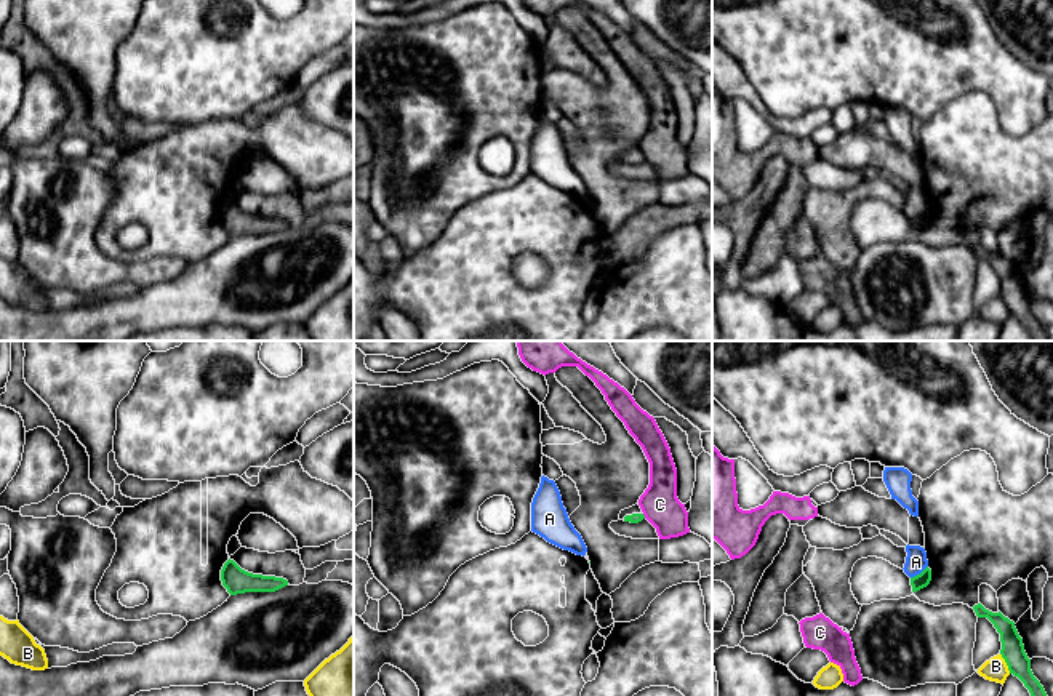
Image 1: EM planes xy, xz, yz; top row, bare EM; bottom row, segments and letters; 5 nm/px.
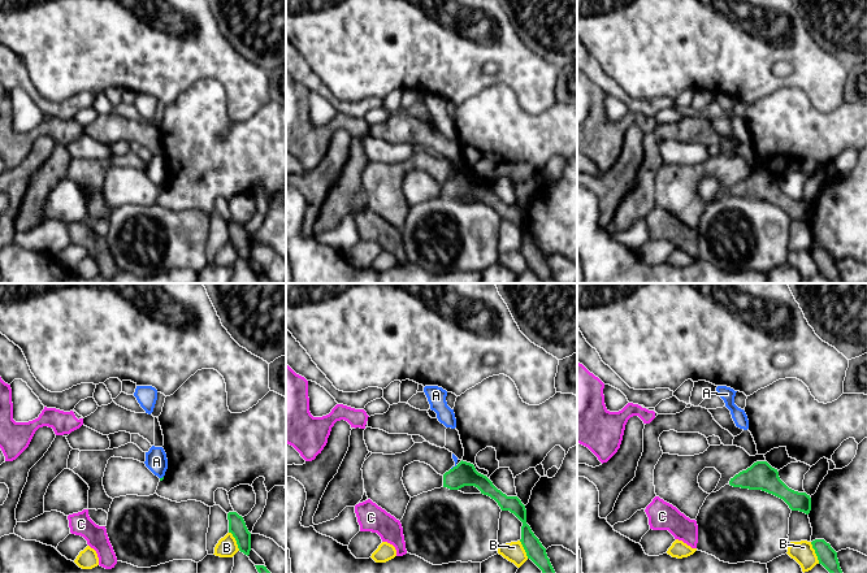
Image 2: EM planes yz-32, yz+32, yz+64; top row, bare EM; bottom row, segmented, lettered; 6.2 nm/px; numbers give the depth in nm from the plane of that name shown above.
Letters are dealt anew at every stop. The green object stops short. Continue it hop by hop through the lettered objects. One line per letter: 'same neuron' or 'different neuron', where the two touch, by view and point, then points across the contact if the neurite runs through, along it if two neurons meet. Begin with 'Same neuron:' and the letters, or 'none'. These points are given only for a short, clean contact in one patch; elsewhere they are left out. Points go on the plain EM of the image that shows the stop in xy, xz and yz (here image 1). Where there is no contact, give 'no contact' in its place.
Same neuron: none
A: different neuron; meets green in yz at (920, 215); border along yz (927, 207), (911, 220)
B: different neuron; meets green in yz at (1005, 303); border along yz (1000, 295), (1010, 314)
C: different neuron; meets green in xz at (644, 157); border along xz (642, 156), (645, 159)

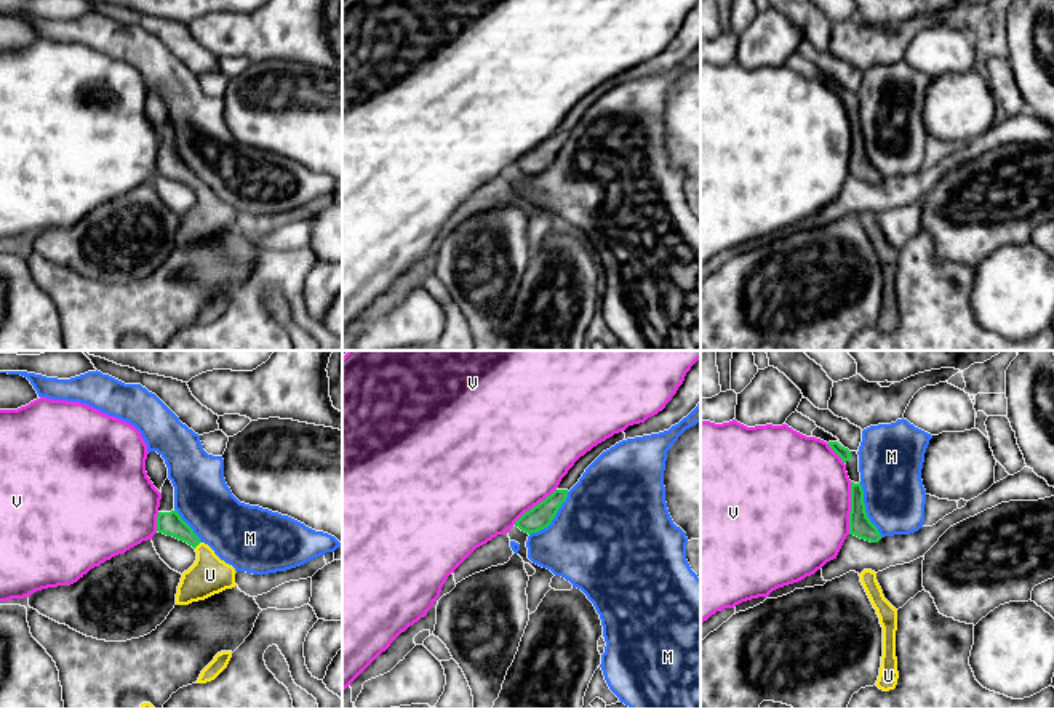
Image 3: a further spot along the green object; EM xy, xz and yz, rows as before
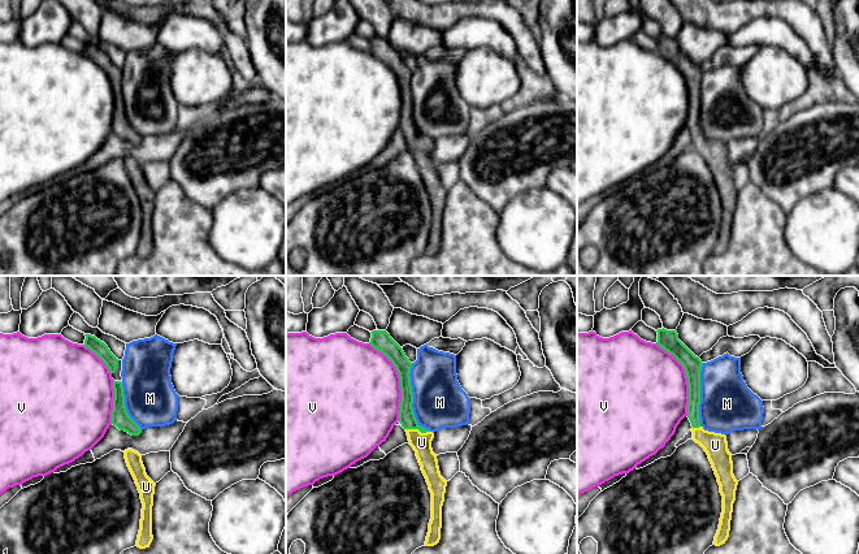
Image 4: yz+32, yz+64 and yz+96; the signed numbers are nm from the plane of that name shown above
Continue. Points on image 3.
Same neuron: U
M: different neuron; meets green in yz at (864, 151)
U: same neuron; meets green in xy at (197, 186); runs through xy (170, 165), (197, 186), (205, 196), (210, 216)
V: different neuron; meets green in yz at (851, 149)

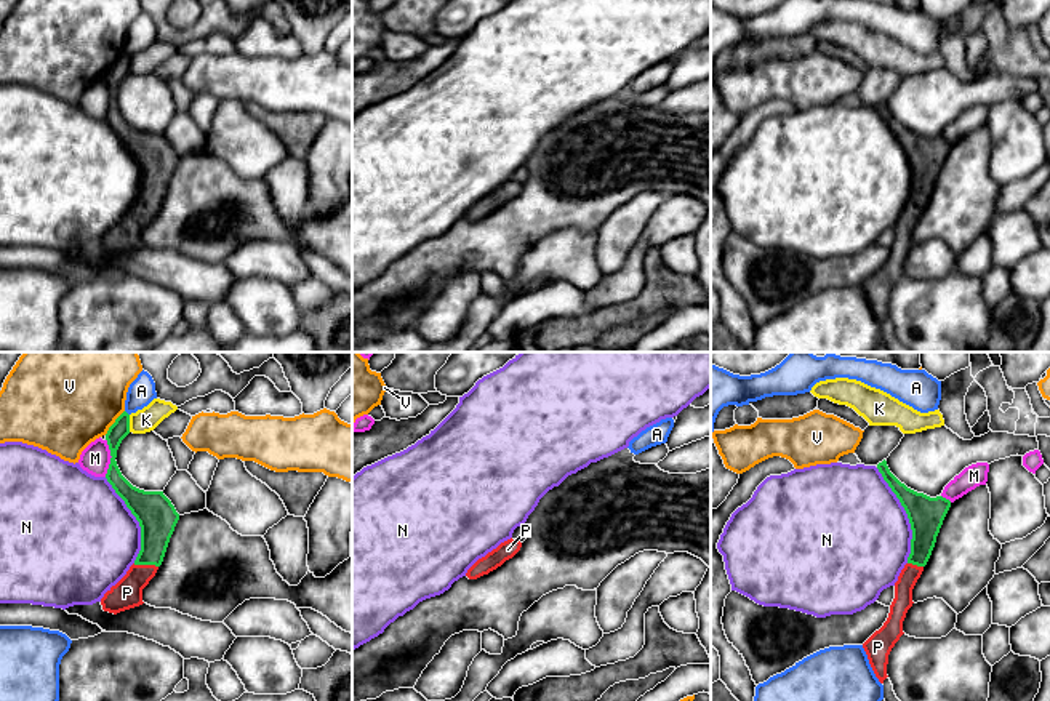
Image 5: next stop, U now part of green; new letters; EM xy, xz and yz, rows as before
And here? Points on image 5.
Same neuron: P
A: different neuron; meets green in xy at (127, 55)
K: different neuron; meets green in xy at (128, 64)
M: different neuron; meets green in xy at (111, 100); border along xy (106, 80), (111, 104), (104, 117)
N: different neuron; meets green in yz at (908, 157)
P: same neuron; meets green in xy at (146, 205); runs through xy (157, 159), (154, 188), (146, 205), (127, 234)
V: different neuron; meets green in xy at (114, 64)

